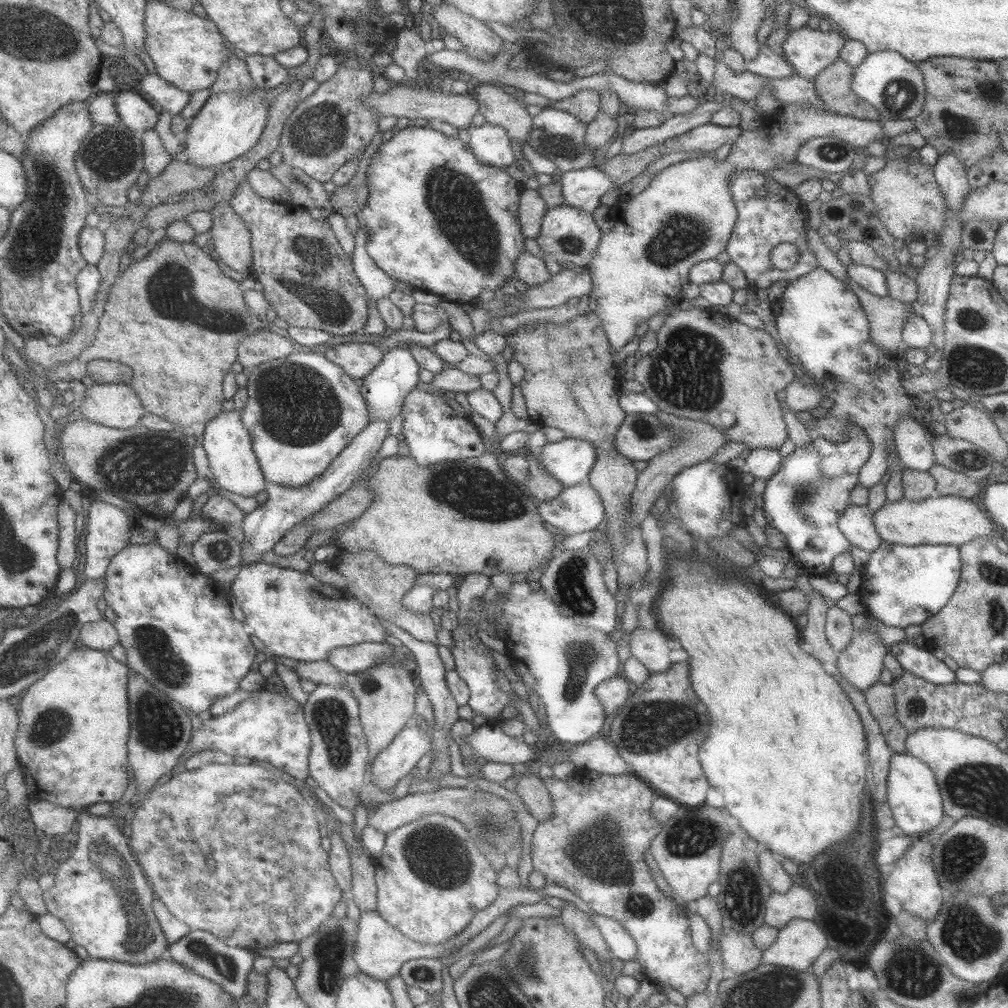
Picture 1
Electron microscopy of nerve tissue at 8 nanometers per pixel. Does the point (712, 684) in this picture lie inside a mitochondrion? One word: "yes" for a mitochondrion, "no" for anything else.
no

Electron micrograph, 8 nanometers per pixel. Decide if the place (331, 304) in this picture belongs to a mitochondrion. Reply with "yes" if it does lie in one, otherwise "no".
yes

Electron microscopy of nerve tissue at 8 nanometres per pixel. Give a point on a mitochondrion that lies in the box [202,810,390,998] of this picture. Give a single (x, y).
(330, 948)

